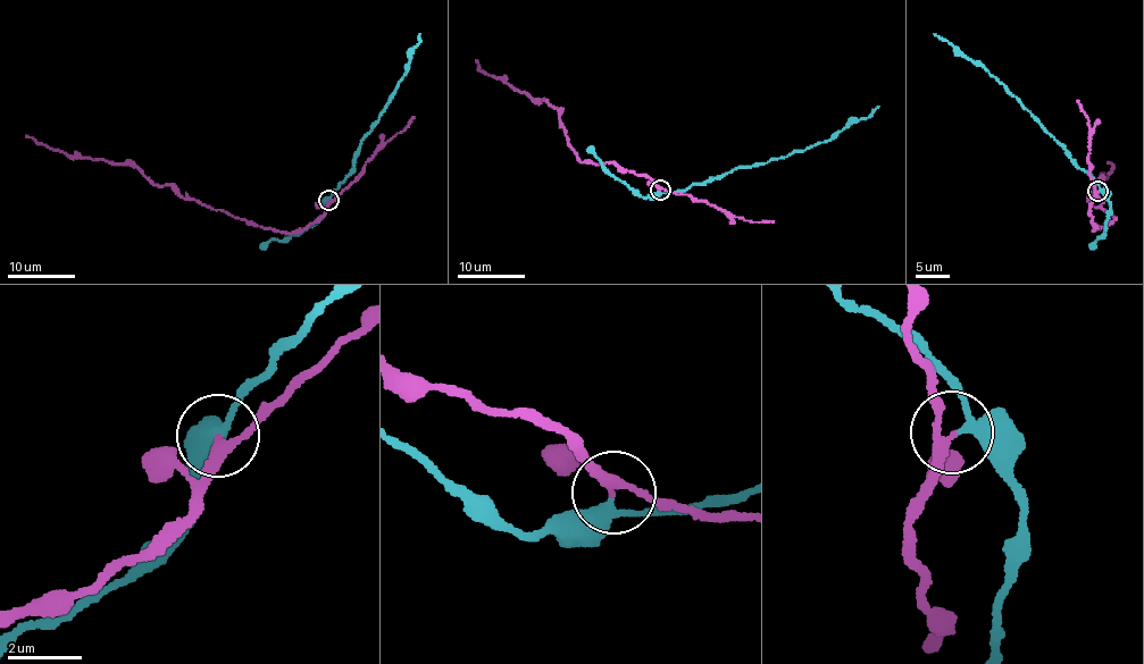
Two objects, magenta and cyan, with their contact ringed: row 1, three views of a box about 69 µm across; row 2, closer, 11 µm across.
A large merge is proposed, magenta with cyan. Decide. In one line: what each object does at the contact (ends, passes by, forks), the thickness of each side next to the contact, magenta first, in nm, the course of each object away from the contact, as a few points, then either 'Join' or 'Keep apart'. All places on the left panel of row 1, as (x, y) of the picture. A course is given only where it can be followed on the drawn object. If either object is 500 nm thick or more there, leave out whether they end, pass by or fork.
At the ring magenta passes by. At the ring cyan passes by. Thickness 220 nm (magenta) against 280 nm. Course of magenta: (328, 200), (316, 220), (274, 232), (156, 185), (136, 167), (71, 159), (25, 135). Course of cyan: (328, 200), (347, 177), (362, 140), (380, 122), (406, 75), (420, 34). Keep apart

